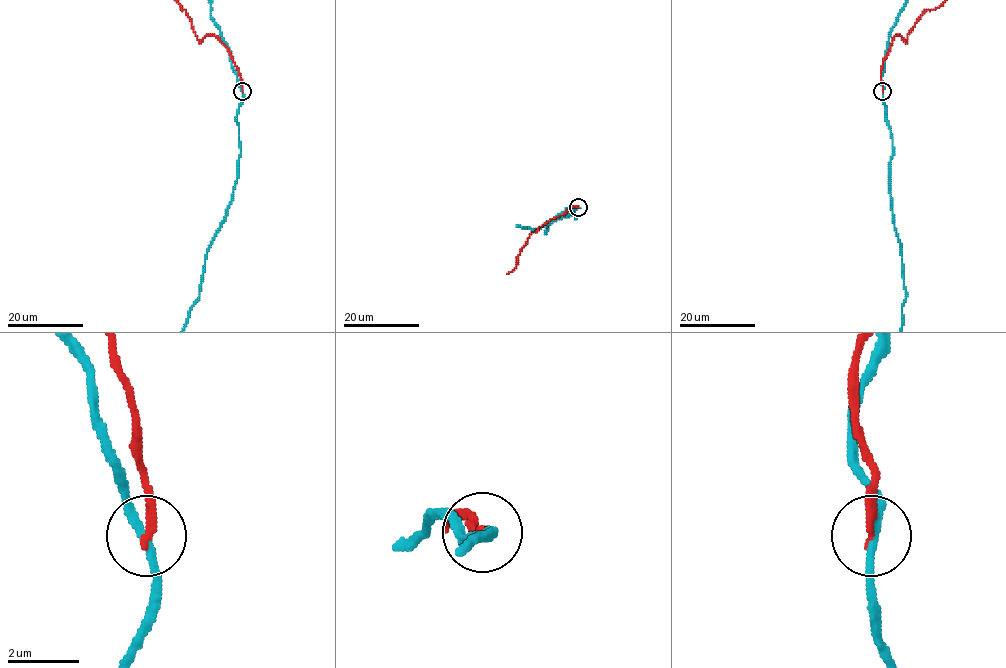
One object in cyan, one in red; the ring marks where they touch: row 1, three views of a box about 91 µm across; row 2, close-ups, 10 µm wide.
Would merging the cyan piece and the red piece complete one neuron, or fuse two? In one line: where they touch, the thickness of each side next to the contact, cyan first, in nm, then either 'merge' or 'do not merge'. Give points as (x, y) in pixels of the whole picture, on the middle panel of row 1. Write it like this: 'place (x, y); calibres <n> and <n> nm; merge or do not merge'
place (578, 207); calibres 220 and 220 nm; do not merge

